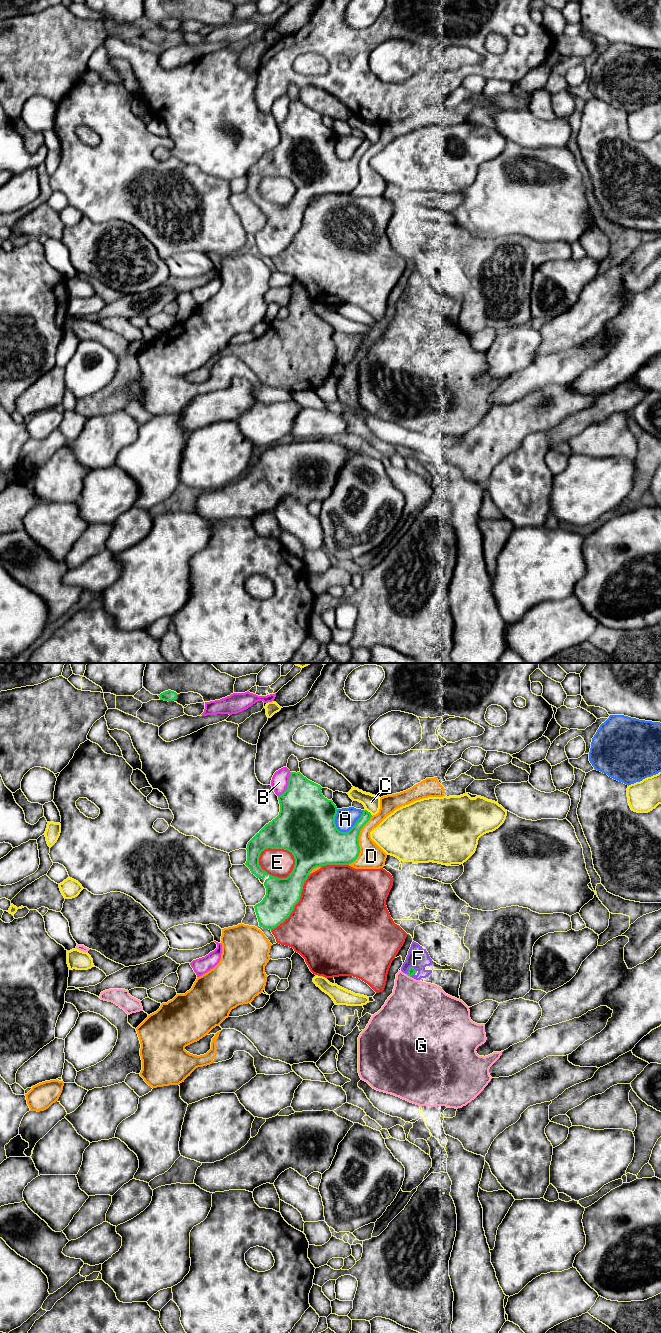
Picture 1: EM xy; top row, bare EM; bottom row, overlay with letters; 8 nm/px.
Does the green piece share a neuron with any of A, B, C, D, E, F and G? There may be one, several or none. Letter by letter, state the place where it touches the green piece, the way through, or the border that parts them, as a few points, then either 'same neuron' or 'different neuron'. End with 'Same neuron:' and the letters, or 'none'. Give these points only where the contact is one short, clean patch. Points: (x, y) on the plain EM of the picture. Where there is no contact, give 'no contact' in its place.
A: xy (353, 154) | different neuron
B: xy (288, 113) | different neuron
C: xy (369, 140) | different neuron
D: xy (358, 169) | different neuron
E: xy (269, 202) | different neuron
F: xy (409, 296) | along xy (416, 298), (410, 295), (407, 302) | different neuron
G: xy (408, 303) | different neuron
Same neuron: none

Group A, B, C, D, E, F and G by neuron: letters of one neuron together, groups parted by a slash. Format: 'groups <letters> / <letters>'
groups A F G / B / C / D / E

